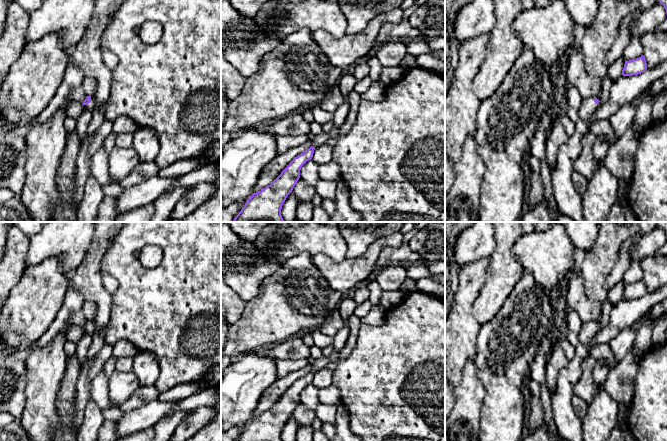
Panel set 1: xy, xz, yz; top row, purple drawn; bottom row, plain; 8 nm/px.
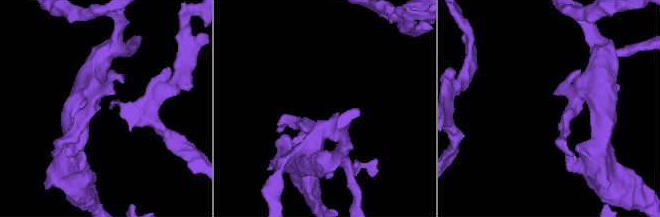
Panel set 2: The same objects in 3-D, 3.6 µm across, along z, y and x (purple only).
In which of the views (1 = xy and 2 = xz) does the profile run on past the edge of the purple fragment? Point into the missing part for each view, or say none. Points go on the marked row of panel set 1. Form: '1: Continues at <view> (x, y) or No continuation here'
1: Continues at xy (90, 106)
2: Continues at xz (320, 139)

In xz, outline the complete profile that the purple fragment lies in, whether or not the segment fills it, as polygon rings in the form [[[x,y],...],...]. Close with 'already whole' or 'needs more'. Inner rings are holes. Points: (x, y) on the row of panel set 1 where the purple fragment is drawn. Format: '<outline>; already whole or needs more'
[[[322,132],[316,135],[312,146],[295,157],[270,185],[252,194],[233,222],[285,222],[281,215],[282,205],[299,180],[301,167],[312,159],[315,148],[325,144],[330,138],[330,132]]]; needs more

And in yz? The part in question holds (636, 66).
[[[642,55],[639,58],[625,61],[624,68],[622,70],[623,76],[632,76],[643,73],[647,69],[647,63]]]; already whole

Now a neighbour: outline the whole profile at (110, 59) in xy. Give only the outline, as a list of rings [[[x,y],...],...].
[[[102,49],[102,58],[105,66],[112,72],[118,64],[118,58],[116,54],[108,49]]]

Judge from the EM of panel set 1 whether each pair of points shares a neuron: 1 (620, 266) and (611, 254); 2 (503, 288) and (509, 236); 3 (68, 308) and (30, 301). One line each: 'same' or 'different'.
1: different
2: same
3: different

